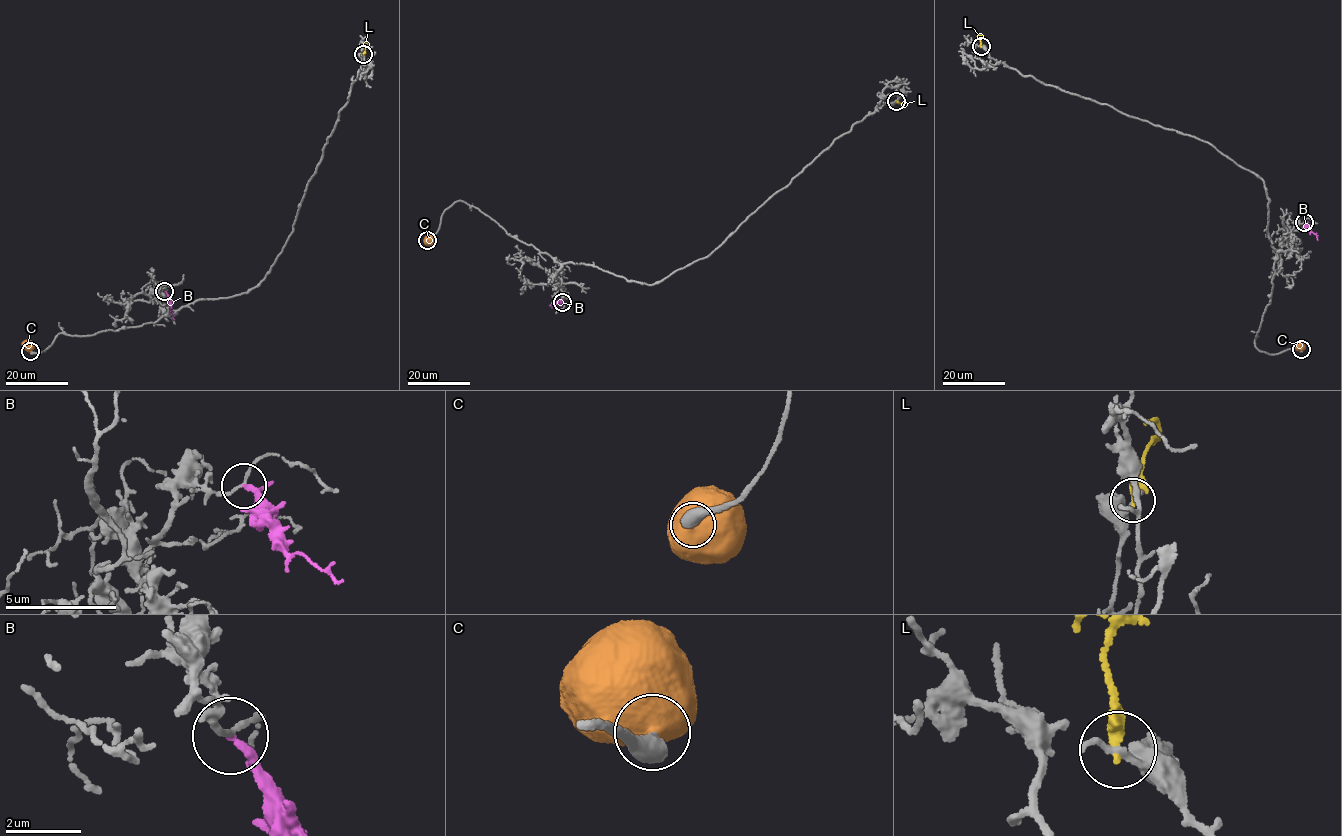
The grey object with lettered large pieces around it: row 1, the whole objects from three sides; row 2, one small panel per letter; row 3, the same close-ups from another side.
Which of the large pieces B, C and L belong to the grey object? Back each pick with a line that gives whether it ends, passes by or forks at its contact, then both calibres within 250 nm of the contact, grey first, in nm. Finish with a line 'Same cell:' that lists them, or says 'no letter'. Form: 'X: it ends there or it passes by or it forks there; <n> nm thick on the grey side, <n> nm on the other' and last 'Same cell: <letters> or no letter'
C: it ends there; 500 nm thick on the grey side, 700 nm on the other
Same cell: C

